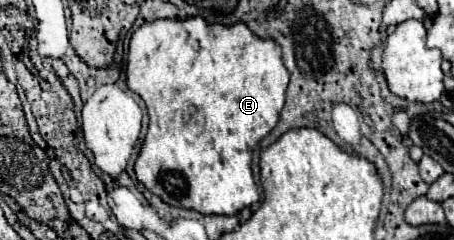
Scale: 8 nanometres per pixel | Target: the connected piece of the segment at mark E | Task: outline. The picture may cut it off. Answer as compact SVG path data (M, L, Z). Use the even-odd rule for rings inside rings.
M189 17L185 21L179 19L159 19L153 23L143 23L129 41L129 57L127 57L127 85L133 93L139 93L141 99L147 103L147 113L149 113L149 129L141 147L141 153L135 161L135 177L139 183L143 183L153 195L161 197L167 205L173 207L185 207L193 209L203 215L237 215L241 209L251 207L253 203L260 200L260 190L253 181L251 175L251 159L253 159L253 149L255 145L277 125L279 121L279 111L283 109L285 103L285 91L289 85L289 73L281 61L281 47L271 41L271 39L259 39L255 37L247 25L237 23L233 27L223 27L223 25L207 25L201 17ZM189 105L197 107L197 113L191 119L191 125L183 125L181 121L181 111Z

